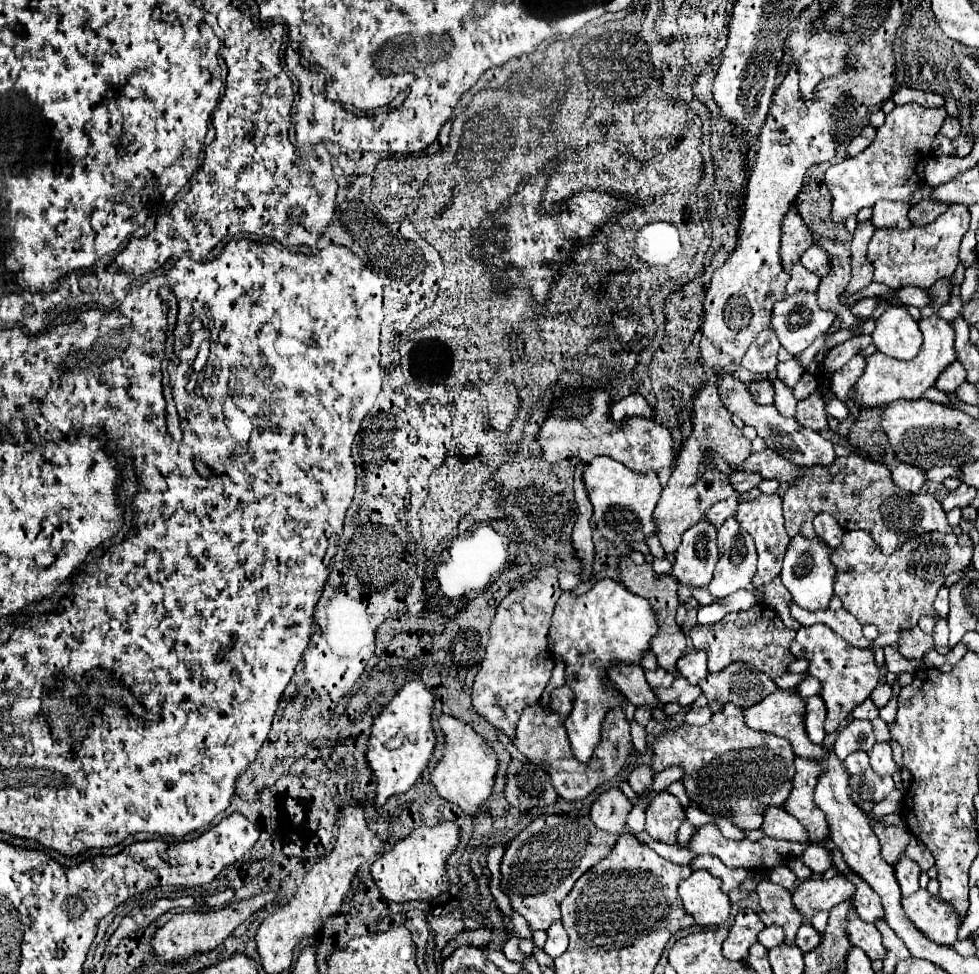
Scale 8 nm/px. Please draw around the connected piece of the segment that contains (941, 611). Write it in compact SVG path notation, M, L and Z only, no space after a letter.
M942 587L942 589L938 591L936 601L934 601L934 611L936 611L936 615L938 615L940 619L946 619L948 611L950 611L950 605L948 605L948 601L946 601L946 587Z

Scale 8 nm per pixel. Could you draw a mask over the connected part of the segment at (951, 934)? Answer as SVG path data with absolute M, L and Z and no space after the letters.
M926 889L902 899L902 907L910 923L938 945L954 945L958 935L958 915L938 895L932 897Z

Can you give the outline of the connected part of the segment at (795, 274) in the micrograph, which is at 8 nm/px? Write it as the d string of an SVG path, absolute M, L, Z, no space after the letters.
M796 263L790 271L790 279L786 283L786 291L788 295L792 295L796 289L806 289L806 291L816 291L818 289L820 279L816 275L812 275L810 271L806 271L800 263Z

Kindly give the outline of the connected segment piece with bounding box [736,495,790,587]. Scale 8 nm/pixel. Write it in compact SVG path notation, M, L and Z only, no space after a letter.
M760 495L754 501L746 501L740 503L738 511L736 511L736 519L742 525L742 529L748 529L750 535L756 541L756 551L758 551L758 571L752 577L752 585L754 587L764 587L766 583L770 583L776 575L780 575L782 569L782 559L784 553L790 545L790 537L784 531L782 525L782 503L778 495Z

